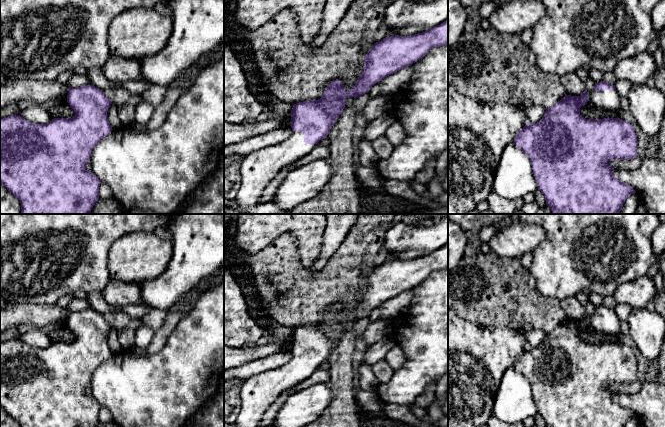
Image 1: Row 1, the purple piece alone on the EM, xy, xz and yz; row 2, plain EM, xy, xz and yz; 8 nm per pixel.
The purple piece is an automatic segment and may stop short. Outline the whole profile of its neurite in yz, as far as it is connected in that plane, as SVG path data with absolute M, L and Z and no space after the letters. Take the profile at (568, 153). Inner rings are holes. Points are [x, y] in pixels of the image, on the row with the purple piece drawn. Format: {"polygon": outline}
{"polygon": "M601 81L588 93L586 90L580 96L565 96L550 108L538 123L527 123L515 138L514 144L530 159L538 190L546 200L546 205L552 214L618 214L626 199L636 193L628 184L619 181L614 175L614 168L608 161L616 159L633 160L637 154L637 135L633 126L620 118L586 119L580 115L580 108L591 105L597 108L617 111L620 108L620 95L615 85Z"}

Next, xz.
{"polygon": "M448 20L425 32L410 36L387 36L376 42L367 52L364 59L364 71L358 77L350 91L344 89L343 83L336 79L325 89L318 100L299 102L293 105L291 111L292 134L283 142L262 148L246 155L240 166L241 187L234 201L241 214L251 214L251 209L259 204L259 199L267 185L276 177L279 171L309 154L317 143L327 137L331 127L336 123L349 97L358 98L368 93L370 88L385 77L411 66L424 57L432 48L448 45Z"}

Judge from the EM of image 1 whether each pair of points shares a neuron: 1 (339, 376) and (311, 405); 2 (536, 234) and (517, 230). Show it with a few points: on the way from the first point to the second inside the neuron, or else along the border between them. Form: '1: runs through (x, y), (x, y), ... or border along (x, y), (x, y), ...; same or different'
1: border along (327, 383), (331, 389), (332, 400), (324, 409); different
2: runs through (531, 234), (522, 234); same

